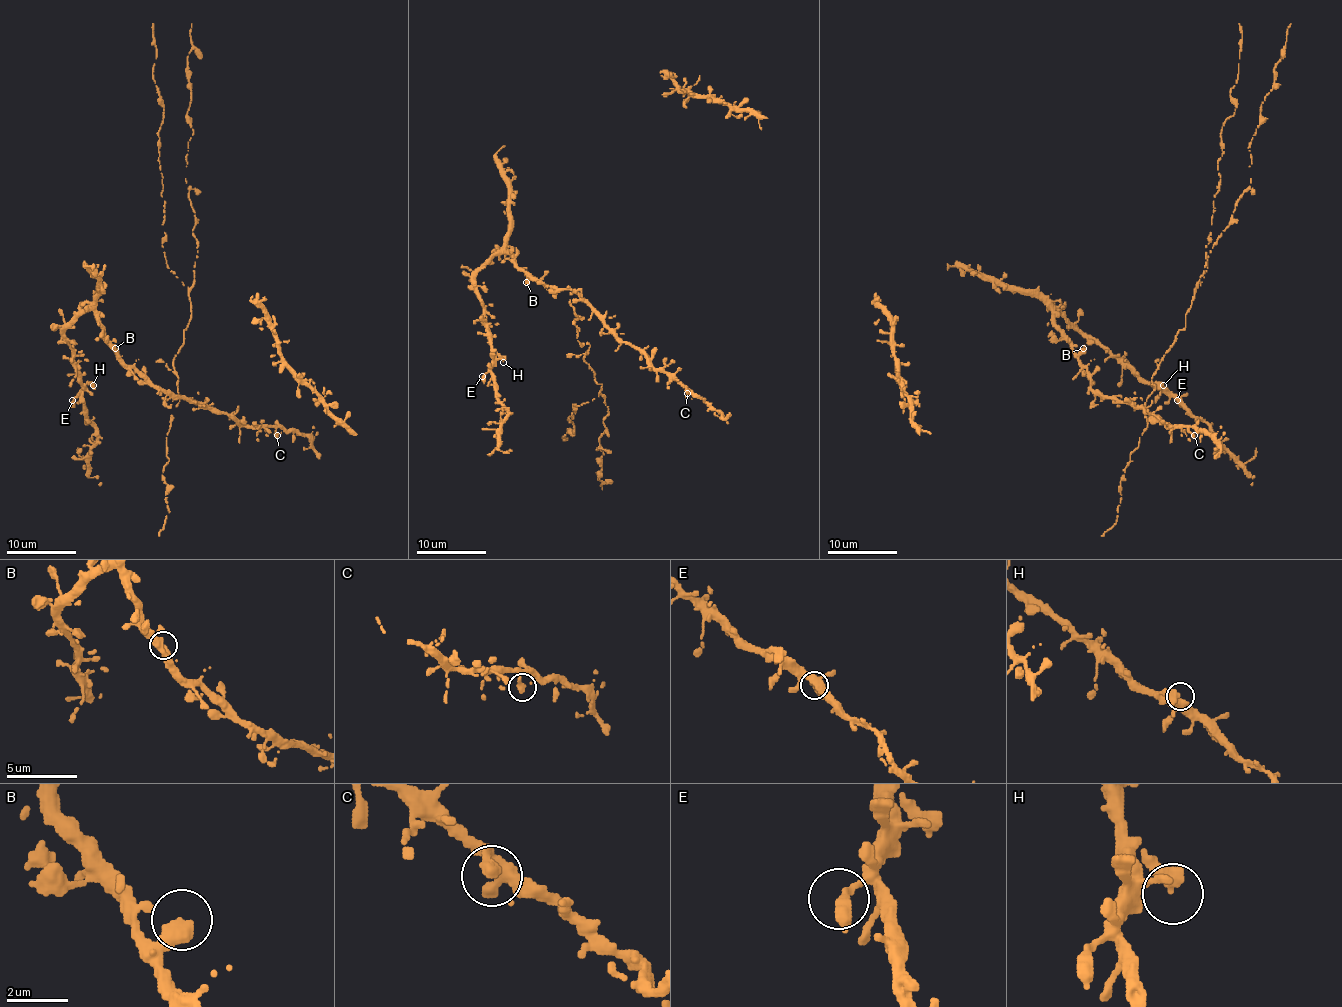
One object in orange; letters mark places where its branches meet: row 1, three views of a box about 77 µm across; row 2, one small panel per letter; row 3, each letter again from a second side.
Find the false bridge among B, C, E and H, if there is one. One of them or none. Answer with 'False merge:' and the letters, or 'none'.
False merge: none

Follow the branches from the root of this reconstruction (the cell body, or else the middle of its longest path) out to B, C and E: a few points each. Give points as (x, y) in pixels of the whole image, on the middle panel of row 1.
B: (566, 289), (552, 289), (533, 276), (526, 282)
C: (566, 289), (571, 289), (618, 337), (630, 343), (656, 369), (661, 369), (684, 384), (687, 393)
E: (566, 289), (540, 283), (508, 252), (494, 254), (479, 270), (475, 290), (493, 349), (493, 365), (482, 376)

